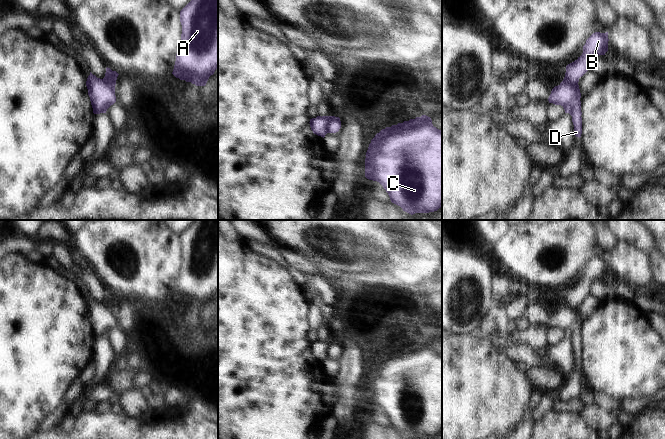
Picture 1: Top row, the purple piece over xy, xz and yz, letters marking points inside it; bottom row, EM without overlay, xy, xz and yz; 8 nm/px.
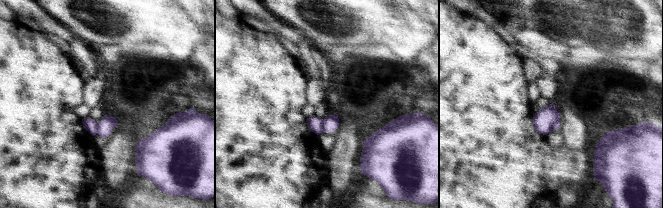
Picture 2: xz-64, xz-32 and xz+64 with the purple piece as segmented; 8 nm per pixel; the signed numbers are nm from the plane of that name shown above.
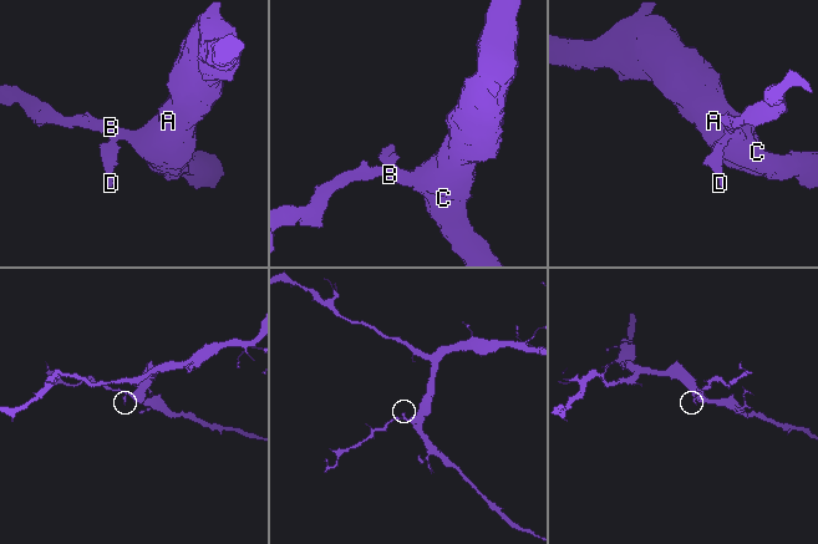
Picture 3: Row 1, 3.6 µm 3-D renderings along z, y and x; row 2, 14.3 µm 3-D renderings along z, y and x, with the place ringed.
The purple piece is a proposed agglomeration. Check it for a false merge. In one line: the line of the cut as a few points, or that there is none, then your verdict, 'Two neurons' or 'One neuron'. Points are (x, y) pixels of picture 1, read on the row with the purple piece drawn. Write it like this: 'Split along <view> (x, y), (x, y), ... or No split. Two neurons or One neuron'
Split along xz (332, 116), (327, 124), (327, 132). Two neurons.

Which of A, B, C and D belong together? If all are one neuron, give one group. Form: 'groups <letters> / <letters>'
groups A B C / D

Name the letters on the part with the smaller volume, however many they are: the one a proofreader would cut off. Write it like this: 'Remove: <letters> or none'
Remove: D

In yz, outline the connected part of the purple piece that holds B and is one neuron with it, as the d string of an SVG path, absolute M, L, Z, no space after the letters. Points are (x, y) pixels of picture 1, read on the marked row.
M608 32L593 33L586 40L582 55L566 66L566 73L563 81L568 82L570 85L578 84L579 78L590 70L592 59L599 55L605 55L608 51L608 41Z

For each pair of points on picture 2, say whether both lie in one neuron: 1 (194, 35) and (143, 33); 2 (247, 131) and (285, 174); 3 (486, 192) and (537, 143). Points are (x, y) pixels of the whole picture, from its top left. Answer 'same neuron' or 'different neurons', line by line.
1: same neuron
2: same neuron
3: same neuron

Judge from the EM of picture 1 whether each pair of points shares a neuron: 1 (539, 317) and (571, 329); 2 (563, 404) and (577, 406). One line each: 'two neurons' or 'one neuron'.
1: one neuron
2: one neuron

